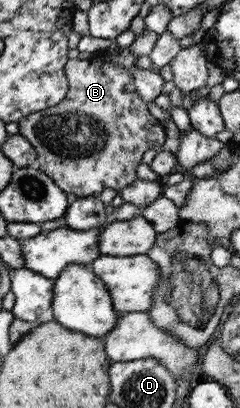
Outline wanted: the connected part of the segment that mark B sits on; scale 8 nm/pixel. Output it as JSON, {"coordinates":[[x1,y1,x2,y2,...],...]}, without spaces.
{"coordinates":[[75,54,65,65,69,80,69,92,61,103,53,107,30,113,20,119,18,133,27,138,37,152,39,168,52,177,66,193,74,193,77,198,100,195,107,188,119,191,136,179,137,168,142,162,142,154,154,144,163,144,166,138,164,124,156,120,138,93,128,92,126,86,133,82,128,69,118,70,117,64,104,60,100,68,96,60,79,60]]}

